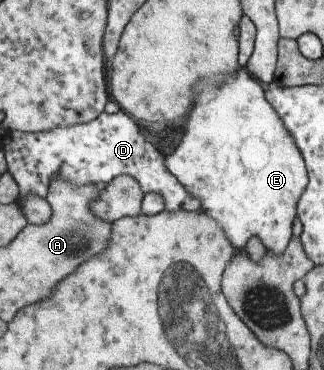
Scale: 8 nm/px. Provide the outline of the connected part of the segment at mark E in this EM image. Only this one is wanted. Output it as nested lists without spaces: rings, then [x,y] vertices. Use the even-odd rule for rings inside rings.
[[[240,68],[227,82],[220,85],[213,85],[213,93],[215,98],[210,102],[193,106],[189,116],[185,119],[185,124],[183,124],[176,134],[177,146],[166,154],[165,168],[167,168],[167,172],[175,176],[176,180],[179,180],[180,184],[183,184],[183,188],[187,188],[187,192],[191,192],[191,196],[195,196],[195,198],[203,204],[205,214],[213,218],[213,220],[227,232],[231,244],[233,244],[234,248],[237,248],[237,251],[245,251],[247,242],[253,238],[253,236],[257,236],[257,238],[263,242],[266,250],[277,253],[285,252],[285,248],[287,244],[289,244],[291,236],[293,236],[292,228],[293,222],[295,222],[299,198],[301,198],[301,194],[303,194],[303,190],[307,188],[308,184],[308,173],[301,152],[299,152],[293,136],[287,132],[287,128],[284,128],[283,122],[280,120],[277,112],[275,112],[271,104],[265,100],[265,87],[259,81],[255,80],[246,69]]]

